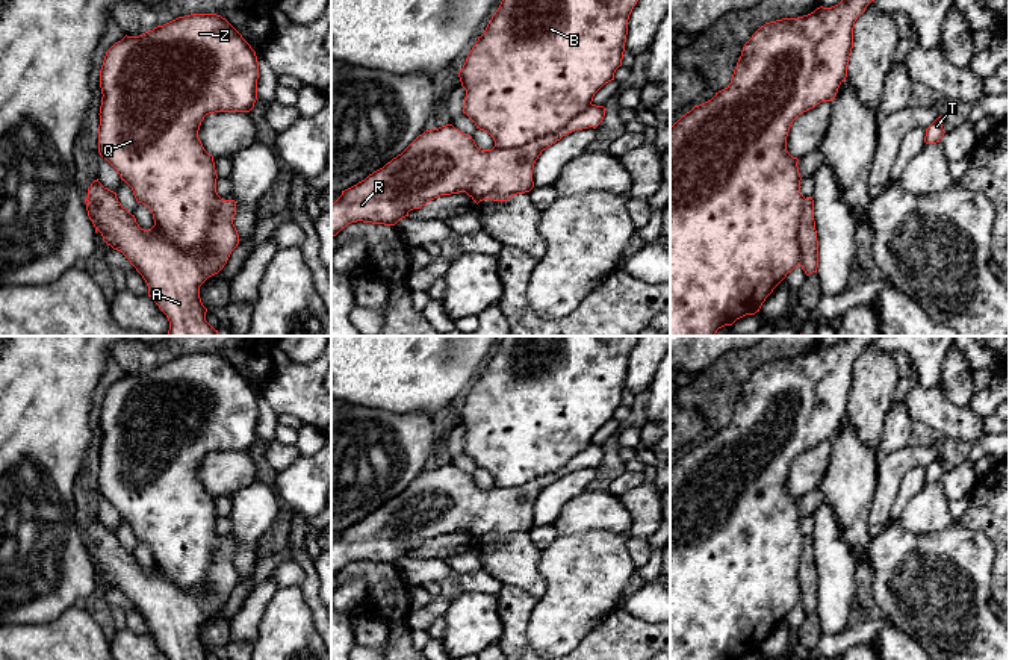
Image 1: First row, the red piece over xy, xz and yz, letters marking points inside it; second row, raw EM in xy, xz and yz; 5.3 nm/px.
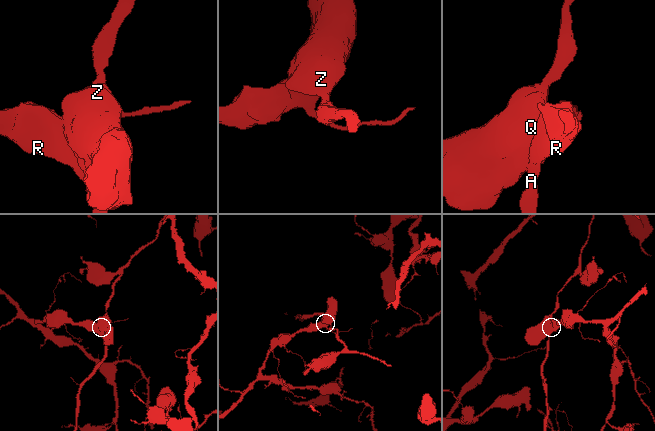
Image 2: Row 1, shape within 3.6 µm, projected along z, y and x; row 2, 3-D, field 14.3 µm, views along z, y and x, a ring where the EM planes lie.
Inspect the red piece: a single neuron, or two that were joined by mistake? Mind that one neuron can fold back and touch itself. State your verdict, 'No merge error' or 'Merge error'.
Merge error

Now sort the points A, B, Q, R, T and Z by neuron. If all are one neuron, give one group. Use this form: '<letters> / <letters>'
A R T / B Q Z

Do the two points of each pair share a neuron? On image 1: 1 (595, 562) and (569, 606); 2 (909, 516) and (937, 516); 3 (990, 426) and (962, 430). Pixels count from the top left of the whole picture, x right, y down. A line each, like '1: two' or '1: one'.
1: one
2: one
3: two

